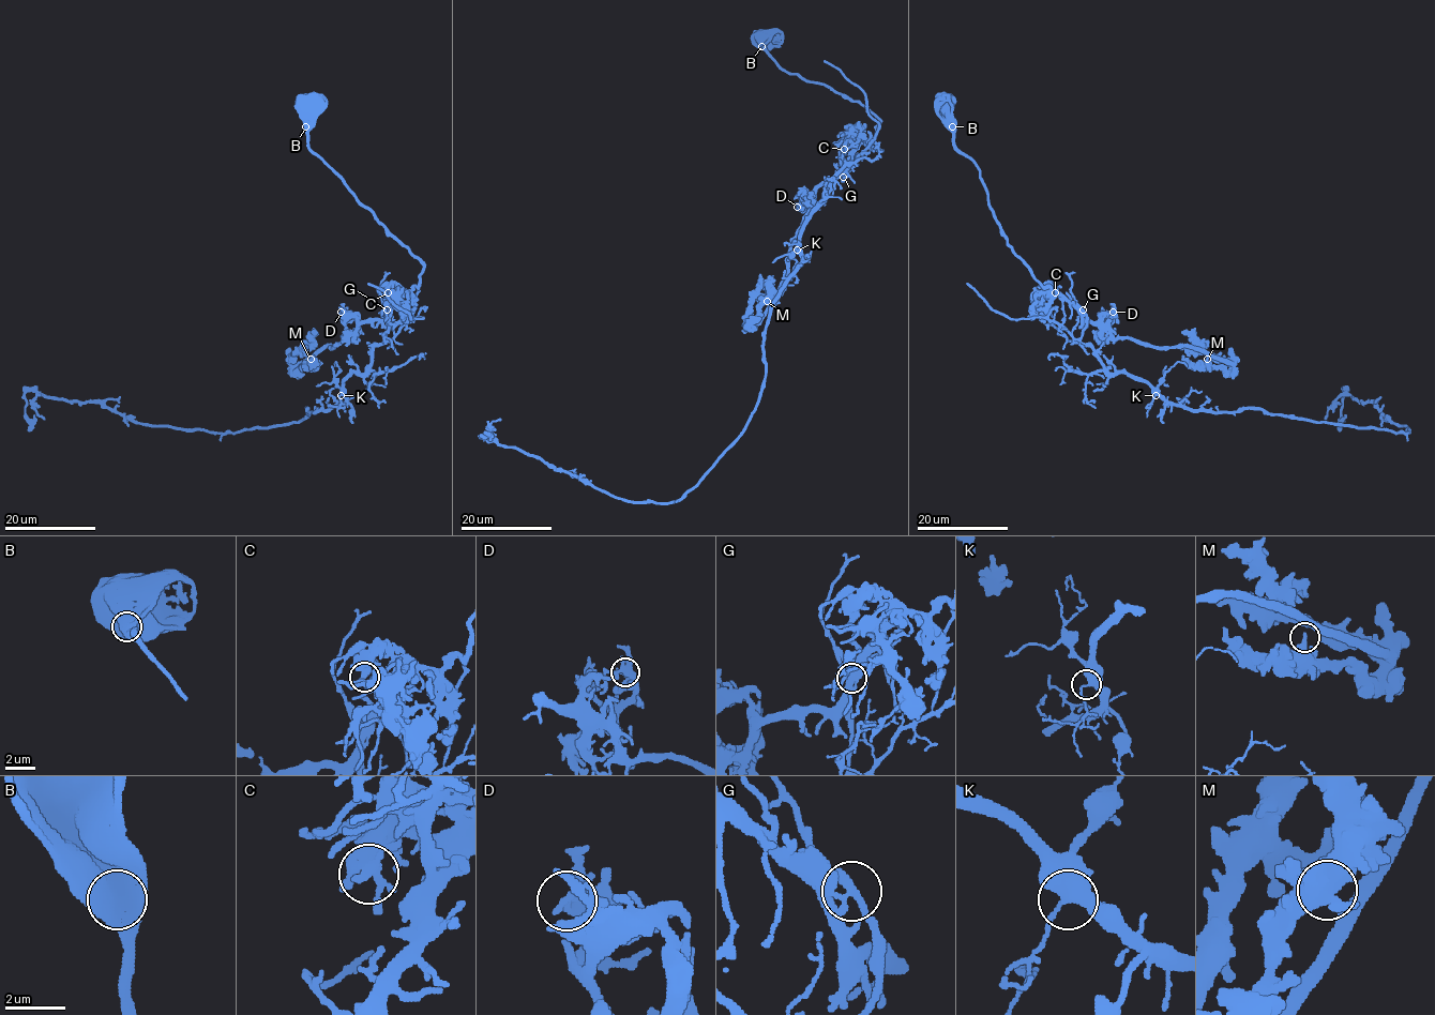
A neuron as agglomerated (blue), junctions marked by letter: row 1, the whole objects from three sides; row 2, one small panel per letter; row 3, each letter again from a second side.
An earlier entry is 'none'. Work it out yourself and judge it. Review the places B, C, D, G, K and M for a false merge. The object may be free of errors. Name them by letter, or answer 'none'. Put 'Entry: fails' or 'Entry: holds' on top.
Entry: fails
G

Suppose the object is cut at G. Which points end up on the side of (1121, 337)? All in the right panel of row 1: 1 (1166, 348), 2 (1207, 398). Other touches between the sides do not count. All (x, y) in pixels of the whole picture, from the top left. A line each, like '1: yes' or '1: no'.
1: yes
2: no

